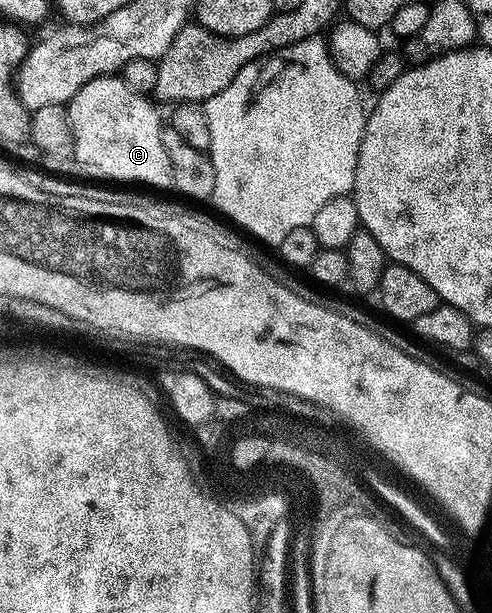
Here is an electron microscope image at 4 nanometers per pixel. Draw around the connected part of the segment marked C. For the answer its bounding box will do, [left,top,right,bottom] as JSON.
[67,74,172,189]

